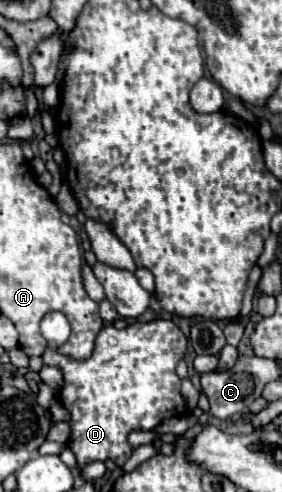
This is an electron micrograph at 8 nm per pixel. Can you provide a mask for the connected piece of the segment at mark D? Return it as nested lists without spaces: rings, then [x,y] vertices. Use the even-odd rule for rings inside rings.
[[[47,313],[40,322],[40,332],[47,341],[43,362],[63,368],[65,384],[59,392],[59,400],[71,412],[73,434],[69,448],[79,468],[95,460],[113,460],[117,466],[123,466],[131,456],[131,448],[127,448],[127,434],[131,430],[151,430],[165,418],[185,412],[181,380],[175,374],[175,366],[185,354],[187,338],[175,322],[135,322],[123,330],[105,326],[87,360],[75,360],[57,352],[71,335],[71,326],[63,313]]]

